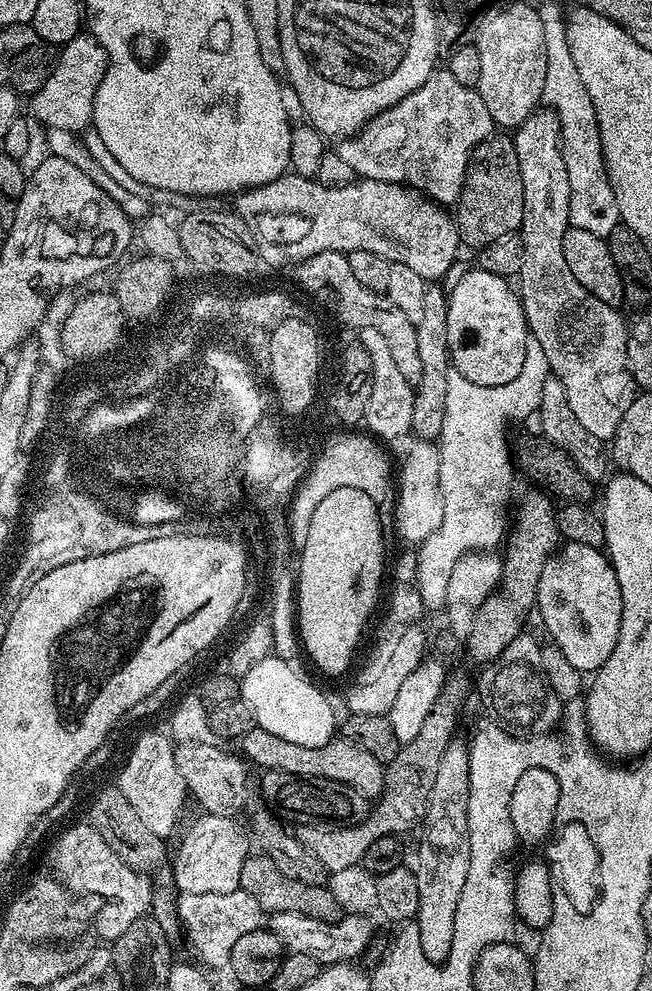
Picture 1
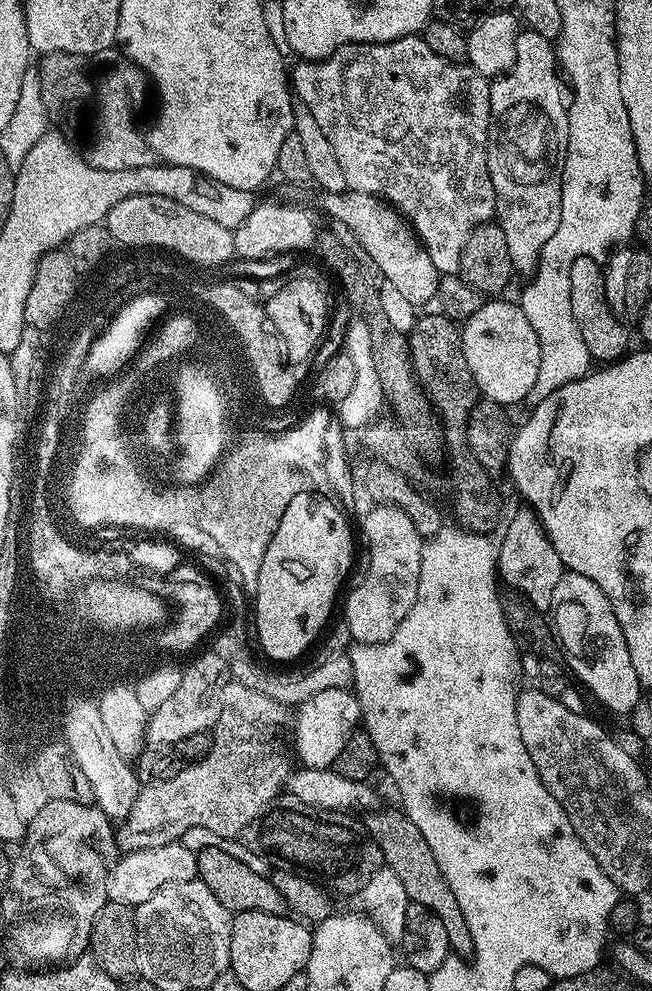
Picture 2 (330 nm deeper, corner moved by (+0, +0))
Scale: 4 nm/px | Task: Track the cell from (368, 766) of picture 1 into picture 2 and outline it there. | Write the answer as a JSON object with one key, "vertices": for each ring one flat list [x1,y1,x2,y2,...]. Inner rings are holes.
{"vertices":[[386,808,373,810,366,816,368,833,380,847,383,863,390,870,394,870,398,878,402,878,402,887,406,889,411,903,426,906,426,910,442,918,449,949,461,957,471,957,474,950,474,938,470,938,470,926,466,926,466,914,462,914,462,906,458,906,454,890,450,890,438,866,438,858,434,858,434,850,430,850,426,838,422,838,422,830,418,830,418,826,410,822,410,818,403,810,396,809,395,812,392,808]]}

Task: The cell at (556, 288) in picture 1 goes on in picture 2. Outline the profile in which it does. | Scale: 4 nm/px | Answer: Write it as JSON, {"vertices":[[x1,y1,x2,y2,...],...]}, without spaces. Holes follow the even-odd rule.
{"vertices":[[522,30,518,34,518,42,516,43,516,57,514,58,514,66,503,76,497,76,490,83,489,77,478,74,473,70,471,64,465,62,462,64,455,64,452,60,442,58,438,54,434,54,434,50,430,50,430,46,426,46,423,35,413,34,410,36,399,36,396,40,390,42,382,42,381,44,347,44,339,48,334,54,330,54,325,60,300,60,297,63,297,68,294,67,290,72,290,84,294,89,294,96,299,103,305,104,310,110,310,114,314,114,314,119,318,122,318,126,322,126,322,134,326,134,326,139,330,141,330,146,334,146,334,154,338,154,338,162,342,162,342,174,346,174,346,182,348,188,353,192,369,192,372,196,379,196,388,201,405,220,411,224,412,229,415,230,416,235,424,243,426,254,430,254,430,260,434,262,434,266,442,274,443,273,459,273,460,263,462,262,462,250,466,250,466,238,470,238,470,234,479,224,487,224,493,219,492,216,496,212,496,204,500,208,504,208,500,212,499,219,504,226,504,233,506,234,506,247,510,249,510,258,512,259,512,267,517,273,525,272,531,274,536,271,542,250,546,246,546,242,550,238,554,238,554,230,558,230,560,225,560,215,562,214,562,174,564,173,564,159,568,153,568,104,566,103,566,96,560,93,560,76,558,71,558,52,554,47,553,41,542,34,533,30]]}

